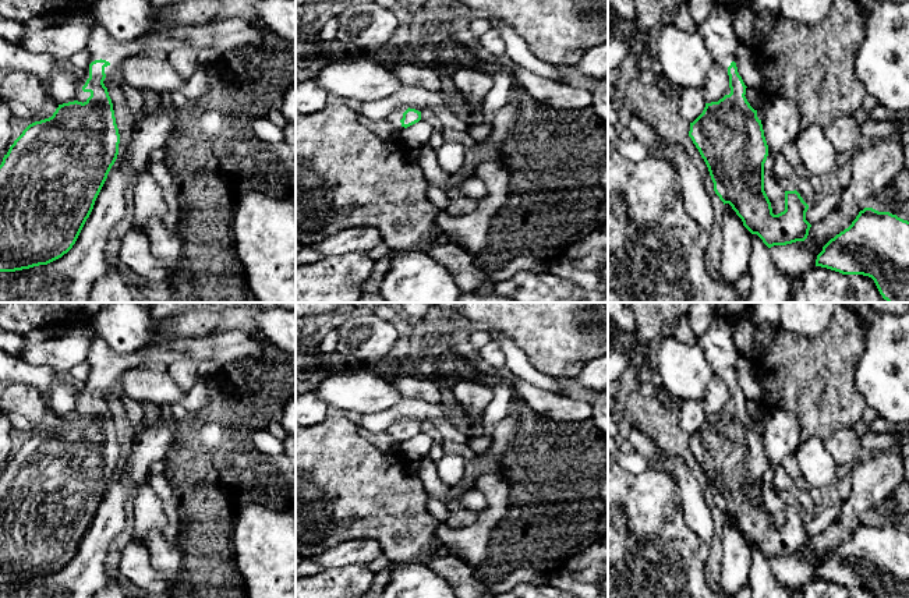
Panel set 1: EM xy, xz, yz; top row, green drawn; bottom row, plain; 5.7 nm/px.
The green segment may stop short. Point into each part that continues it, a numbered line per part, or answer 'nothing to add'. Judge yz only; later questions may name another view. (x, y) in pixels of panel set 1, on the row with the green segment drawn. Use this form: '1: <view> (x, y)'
1: yz (717, 29)

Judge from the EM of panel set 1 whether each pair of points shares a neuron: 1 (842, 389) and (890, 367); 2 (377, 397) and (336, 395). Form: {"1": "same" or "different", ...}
{"1": "different", "2": "same"}

